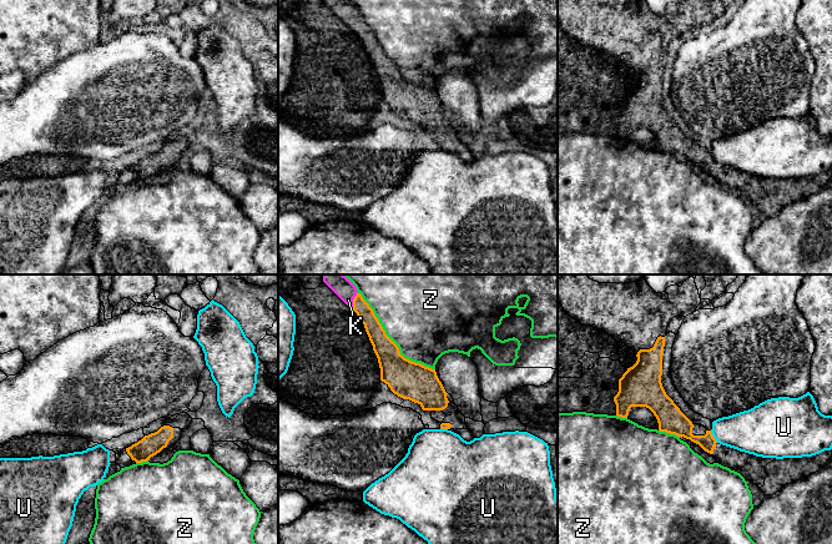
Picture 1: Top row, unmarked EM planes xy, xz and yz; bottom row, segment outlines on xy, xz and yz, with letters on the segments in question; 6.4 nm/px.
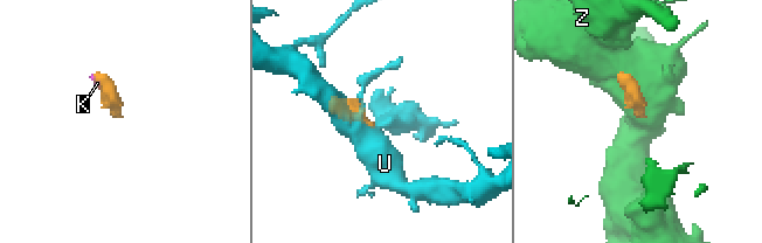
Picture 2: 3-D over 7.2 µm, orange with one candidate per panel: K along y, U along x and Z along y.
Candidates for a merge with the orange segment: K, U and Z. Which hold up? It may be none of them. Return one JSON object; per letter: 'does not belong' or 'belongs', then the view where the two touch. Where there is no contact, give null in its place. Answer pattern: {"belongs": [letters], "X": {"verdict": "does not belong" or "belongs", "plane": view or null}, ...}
{"belongs": ["K"], "K": {"verdict": "belongs", "plane": "xz"}, "U": {"verdict": "does not belong", "plane": "yz"}, "Z": {"verdict": "does not belong", "plane": "xz"}}

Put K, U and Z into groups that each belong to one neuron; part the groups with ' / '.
K / U / Z

